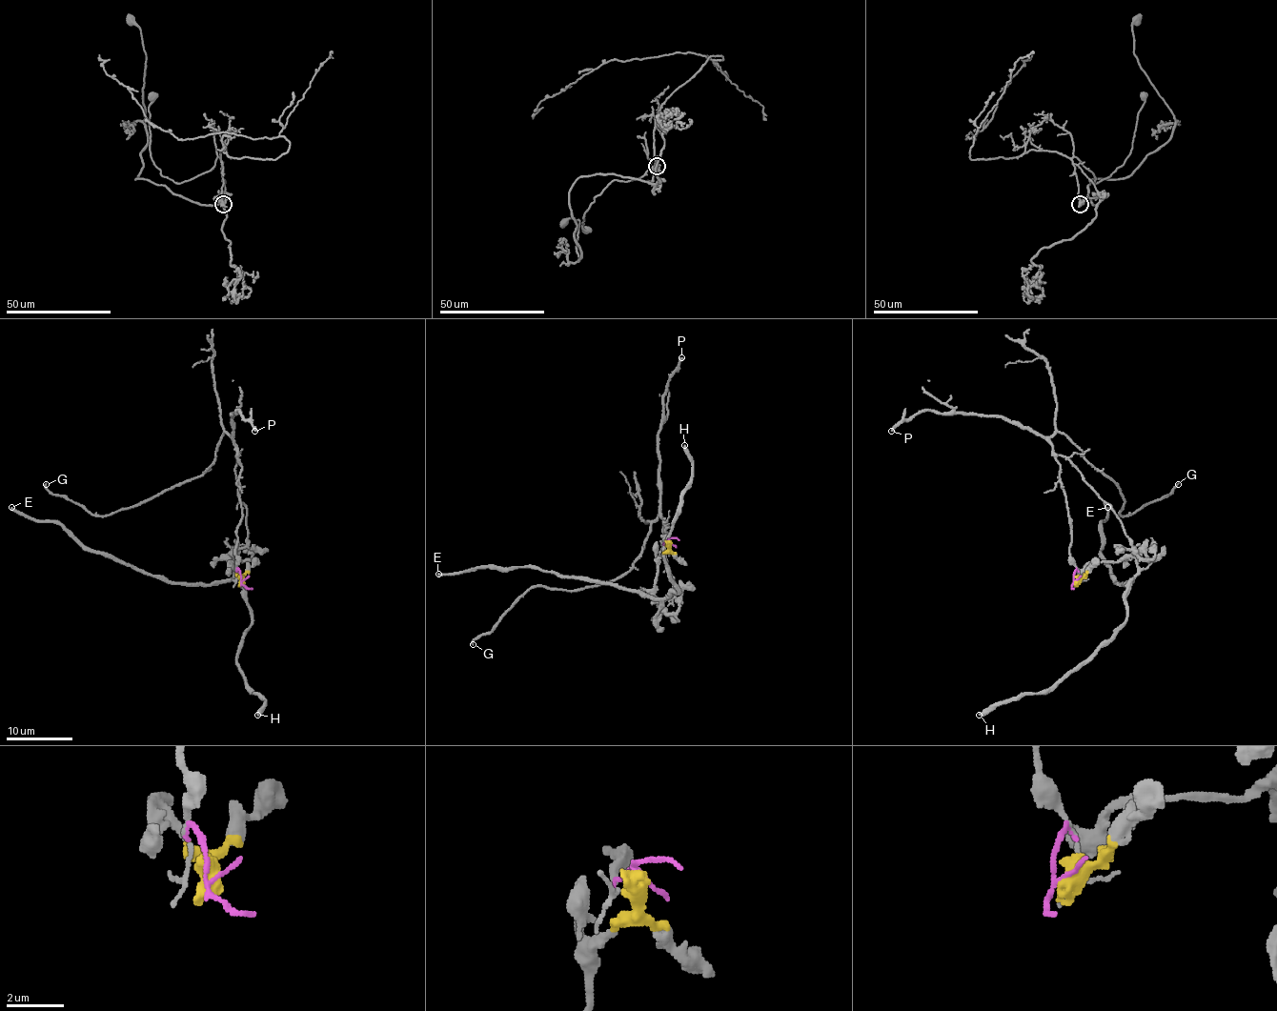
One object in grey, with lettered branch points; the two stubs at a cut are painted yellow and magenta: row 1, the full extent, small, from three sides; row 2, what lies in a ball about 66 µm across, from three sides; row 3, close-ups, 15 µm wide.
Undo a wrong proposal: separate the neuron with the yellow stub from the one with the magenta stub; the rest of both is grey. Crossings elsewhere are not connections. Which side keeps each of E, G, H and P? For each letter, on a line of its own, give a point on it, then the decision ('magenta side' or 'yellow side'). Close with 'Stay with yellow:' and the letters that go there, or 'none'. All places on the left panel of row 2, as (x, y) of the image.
E: at (11, 507); yellow side
G: at (46, 484); magenta side
H: at (257, 715); yellow side
P: at (254, 431); magenta side
Stay with yellow: E, H

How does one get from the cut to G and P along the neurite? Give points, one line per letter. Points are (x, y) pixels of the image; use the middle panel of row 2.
G: (670, 542), (658, 515), (627, 572), (577, 590), (535, 586), (472, 644)
P: (670, 542), (662, 535), (667, 537), (669, 525), (658, 509), (658, 428), (665, 385), (681, 357)

